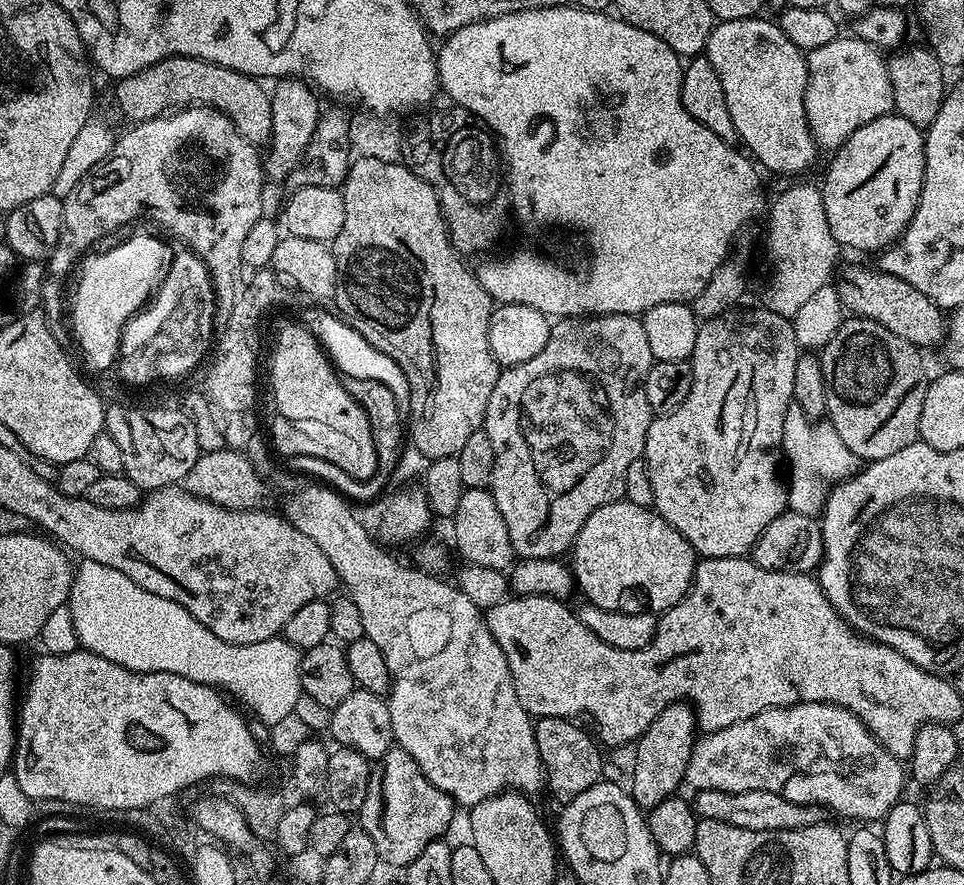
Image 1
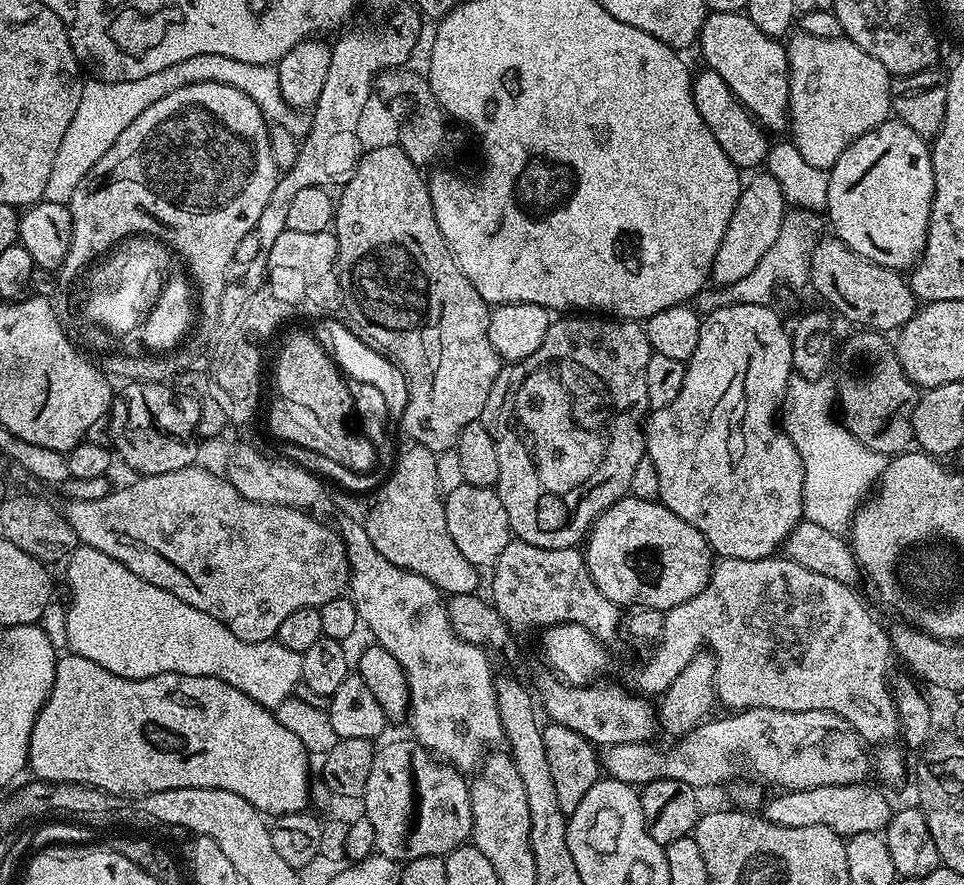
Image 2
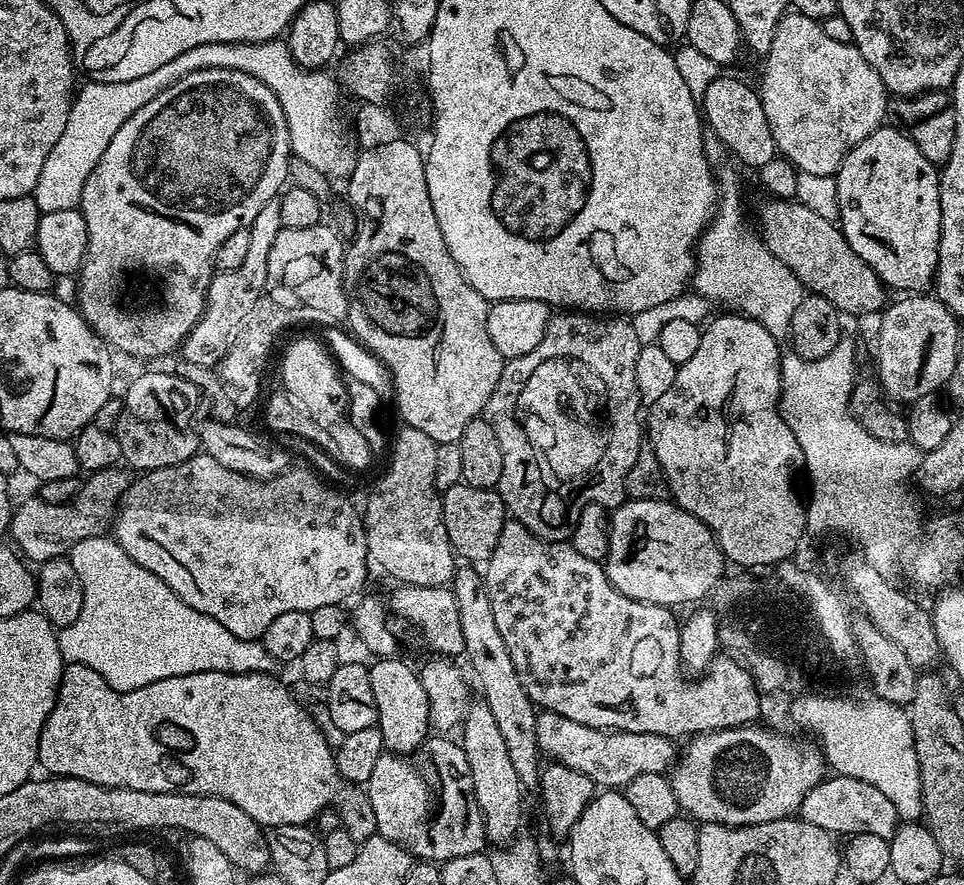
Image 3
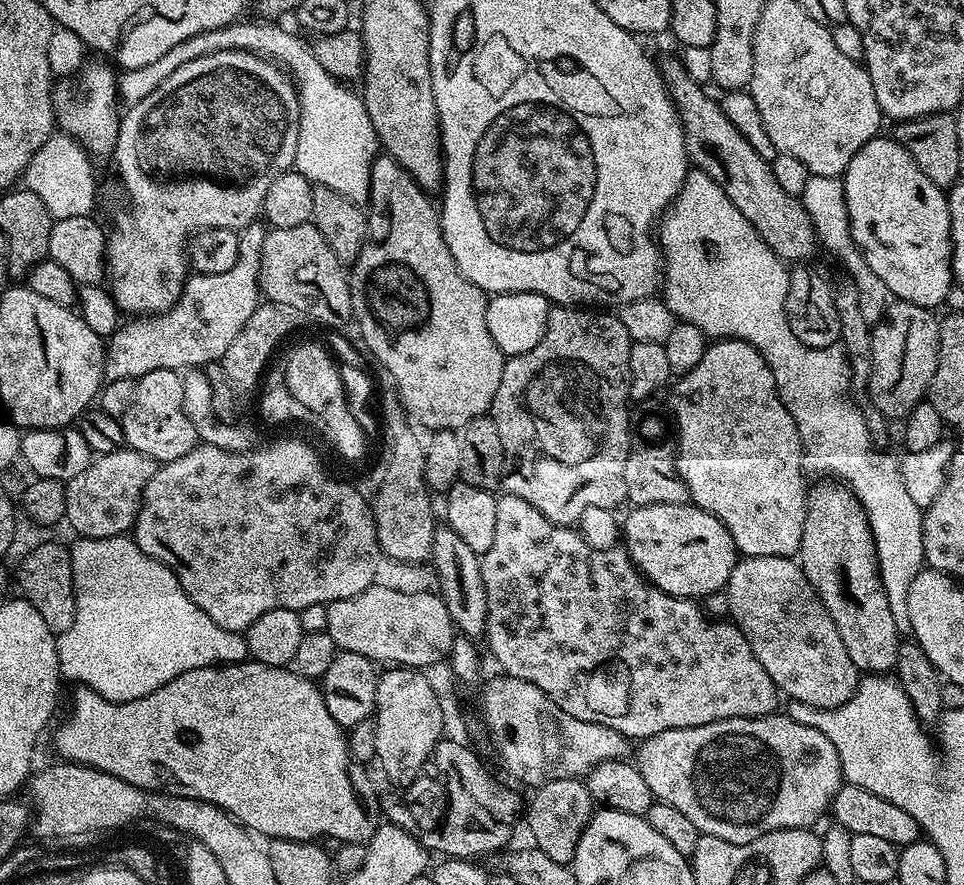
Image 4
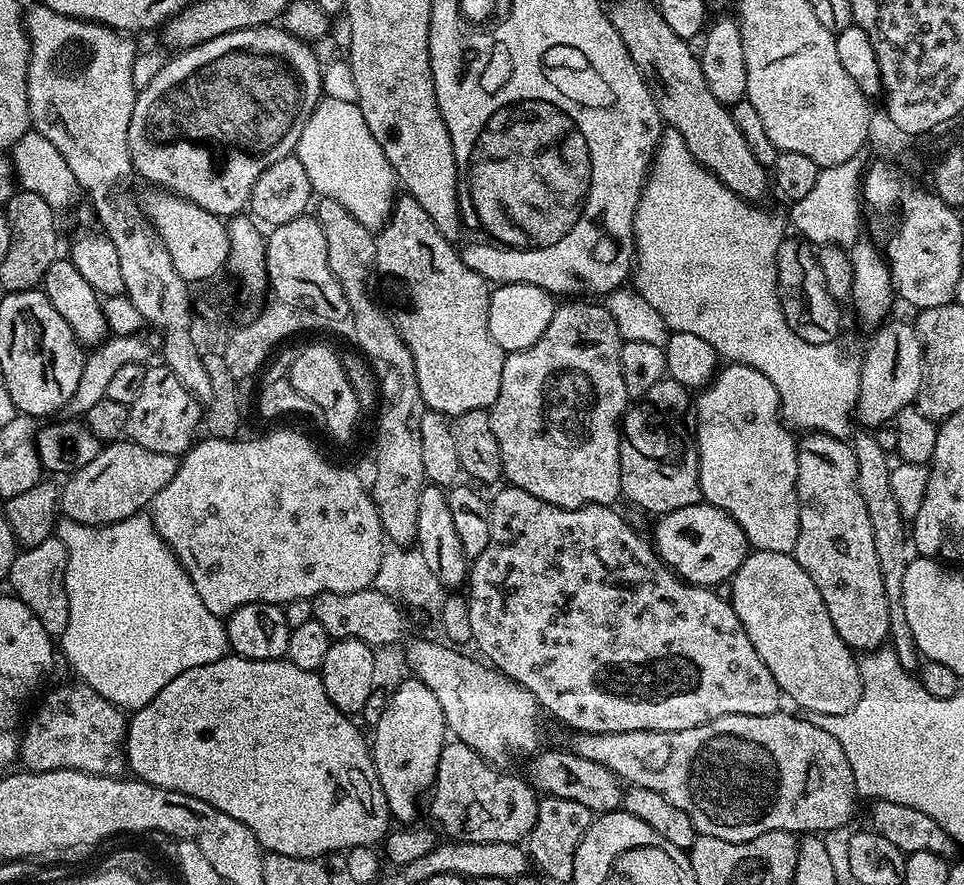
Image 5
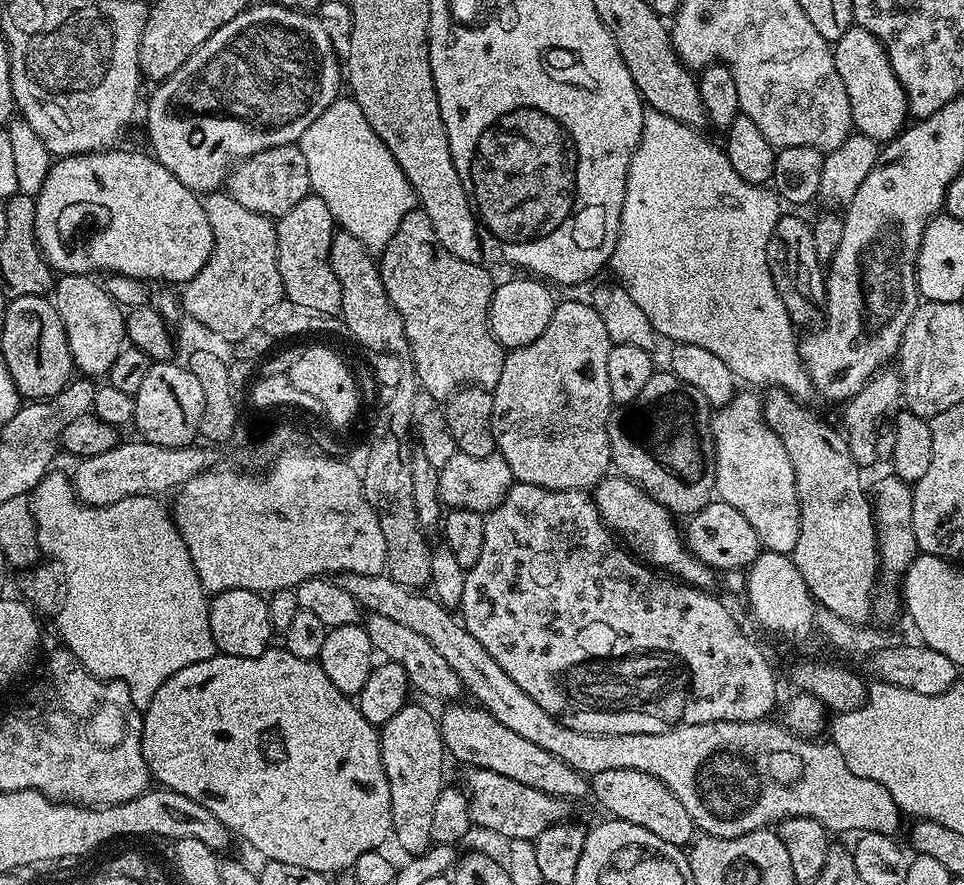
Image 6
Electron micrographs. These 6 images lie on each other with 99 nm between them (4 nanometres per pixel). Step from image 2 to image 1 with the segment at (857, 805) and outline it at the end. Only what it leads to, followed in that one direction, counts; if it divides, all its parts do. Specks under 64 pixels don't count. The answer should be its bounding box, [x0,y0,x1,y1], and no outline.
[694,790,822,832]

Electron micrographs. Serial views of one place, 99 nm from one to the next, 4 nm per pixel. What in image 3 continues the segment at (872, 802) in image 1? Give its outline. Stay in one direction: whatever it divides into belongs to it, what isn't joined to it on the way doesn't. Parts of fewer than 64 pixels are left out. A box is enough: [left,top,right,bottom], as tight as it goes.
[536,711,678,790]

